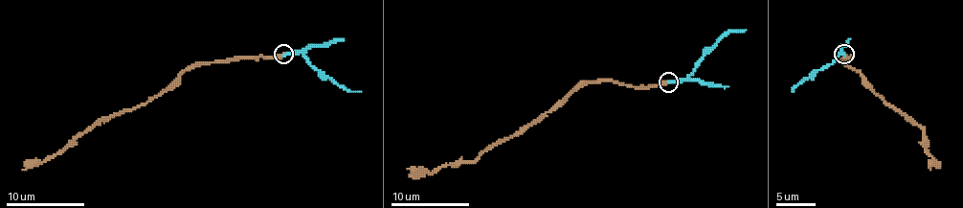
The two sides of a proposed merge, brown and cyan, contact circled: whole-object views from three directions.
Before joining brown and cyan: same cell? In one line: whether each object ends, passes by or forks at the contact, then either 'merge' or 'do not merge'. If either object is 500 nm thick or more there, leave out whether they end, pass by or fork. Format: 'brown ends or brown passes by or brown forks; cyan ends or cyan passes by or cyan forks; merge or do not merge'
brown ends; cyan ends; do not merge

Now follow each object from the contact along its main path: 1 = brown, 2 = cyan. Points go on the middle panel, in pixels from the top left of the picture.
1: (668, 82), (580, 82), (561, 102), (488, 145), (473, 161), (456, 161), (426, 173), (407, 169)
2: (668, 82), (685, 80), (697, 63), (725, 35), (736, 30), (746, 30)

